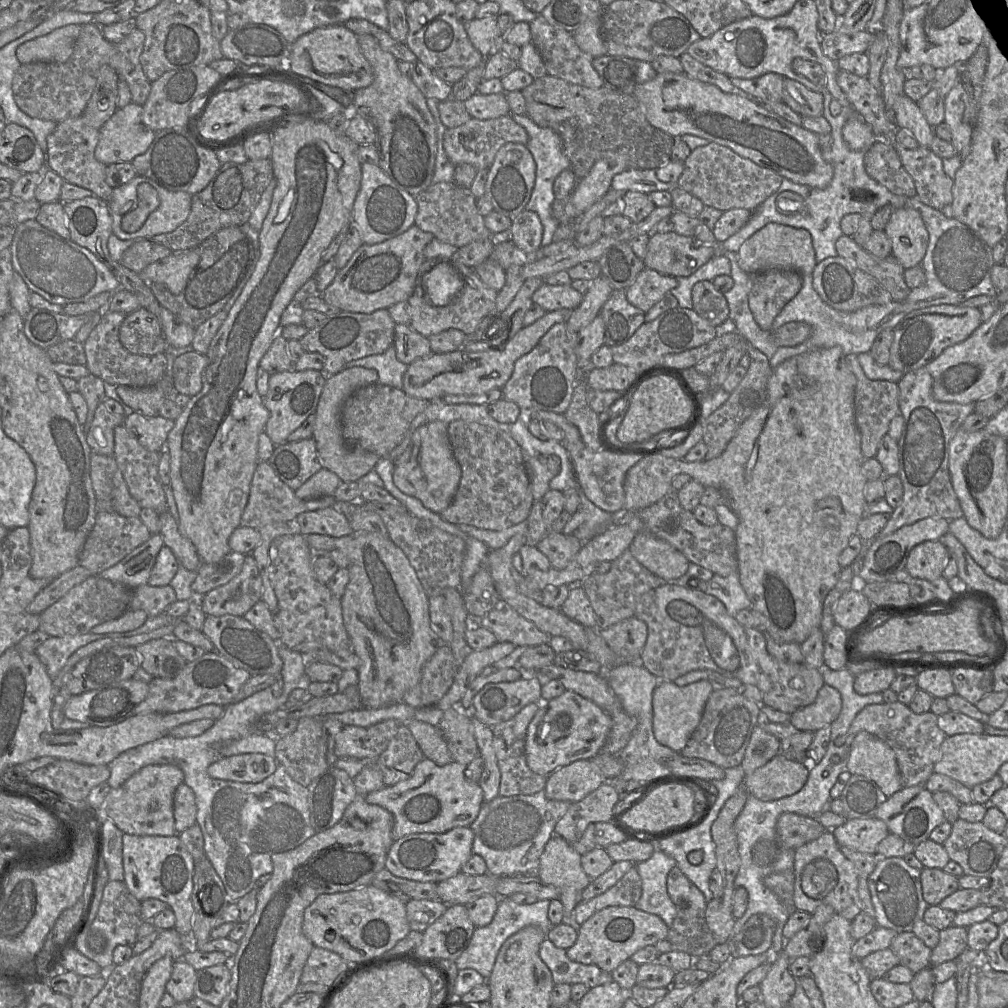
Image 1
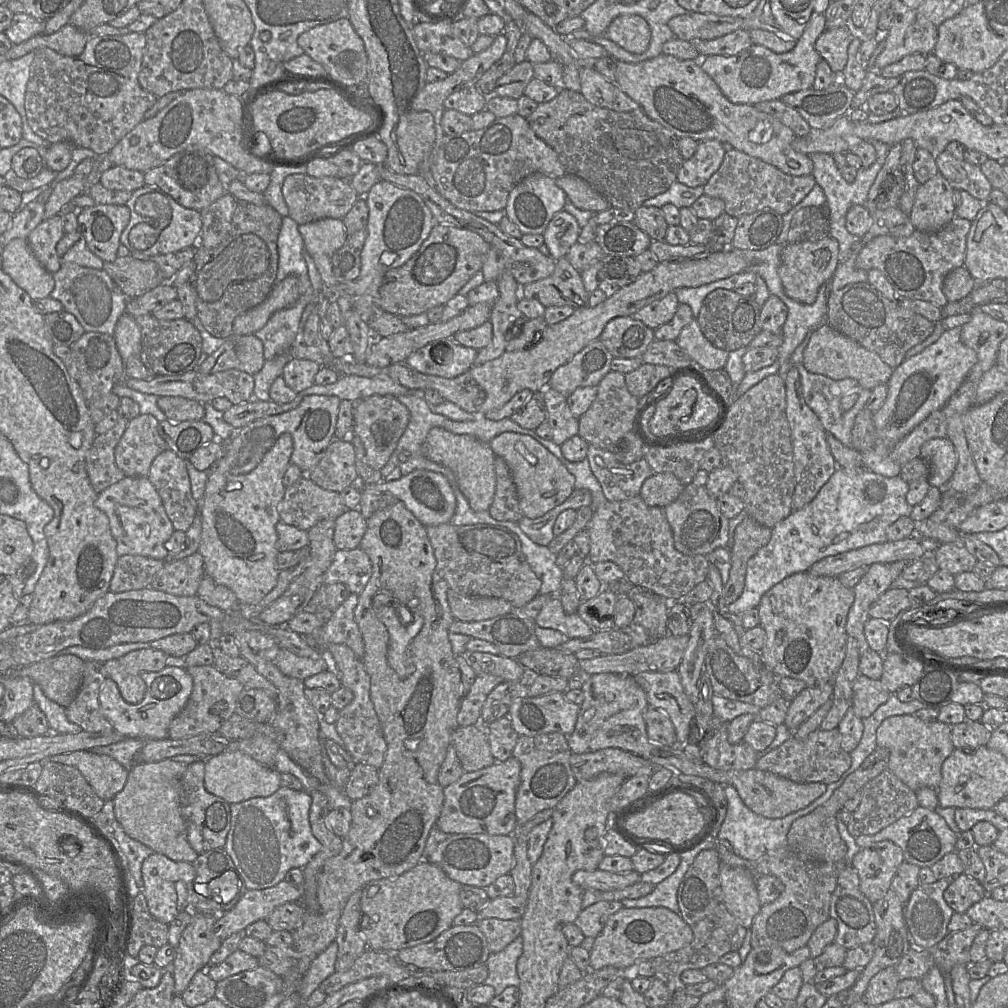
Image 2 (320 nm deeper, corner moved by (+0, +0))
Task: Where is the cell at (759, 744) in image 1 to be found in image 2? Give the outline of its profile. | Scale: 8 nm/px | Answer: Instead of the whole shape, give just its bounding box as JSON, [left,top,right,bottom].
[755,728,851,783]

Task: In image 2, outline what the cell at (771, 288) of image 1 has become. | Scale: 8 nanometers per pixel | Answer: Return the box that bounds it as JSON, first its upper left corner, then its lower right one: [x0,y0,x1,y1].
[785,365,838,511]

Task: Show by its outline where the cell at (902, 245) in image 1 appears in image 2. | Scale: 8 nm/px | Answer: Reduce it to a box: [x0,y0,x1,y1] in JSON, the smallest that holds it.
[909,172,955,232]

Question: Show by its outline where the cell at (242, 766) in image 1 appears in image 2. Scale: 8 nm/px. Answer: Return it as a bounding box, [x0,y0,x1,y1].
[205,752,281,803]

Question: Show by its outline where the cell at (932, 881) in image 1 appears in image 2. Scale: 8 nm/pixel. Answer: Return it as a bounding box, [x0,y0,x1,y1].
[943,873,988,913]

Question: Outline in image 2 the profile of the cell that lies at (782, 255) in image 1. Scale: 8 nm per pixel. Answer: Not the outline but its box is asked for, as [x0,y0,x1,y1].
[779,236,839,305]

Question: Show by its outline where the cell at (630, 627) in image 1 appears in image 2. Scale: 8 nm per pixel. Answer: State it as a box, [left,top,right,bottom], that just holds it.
[628,586,668,639]

